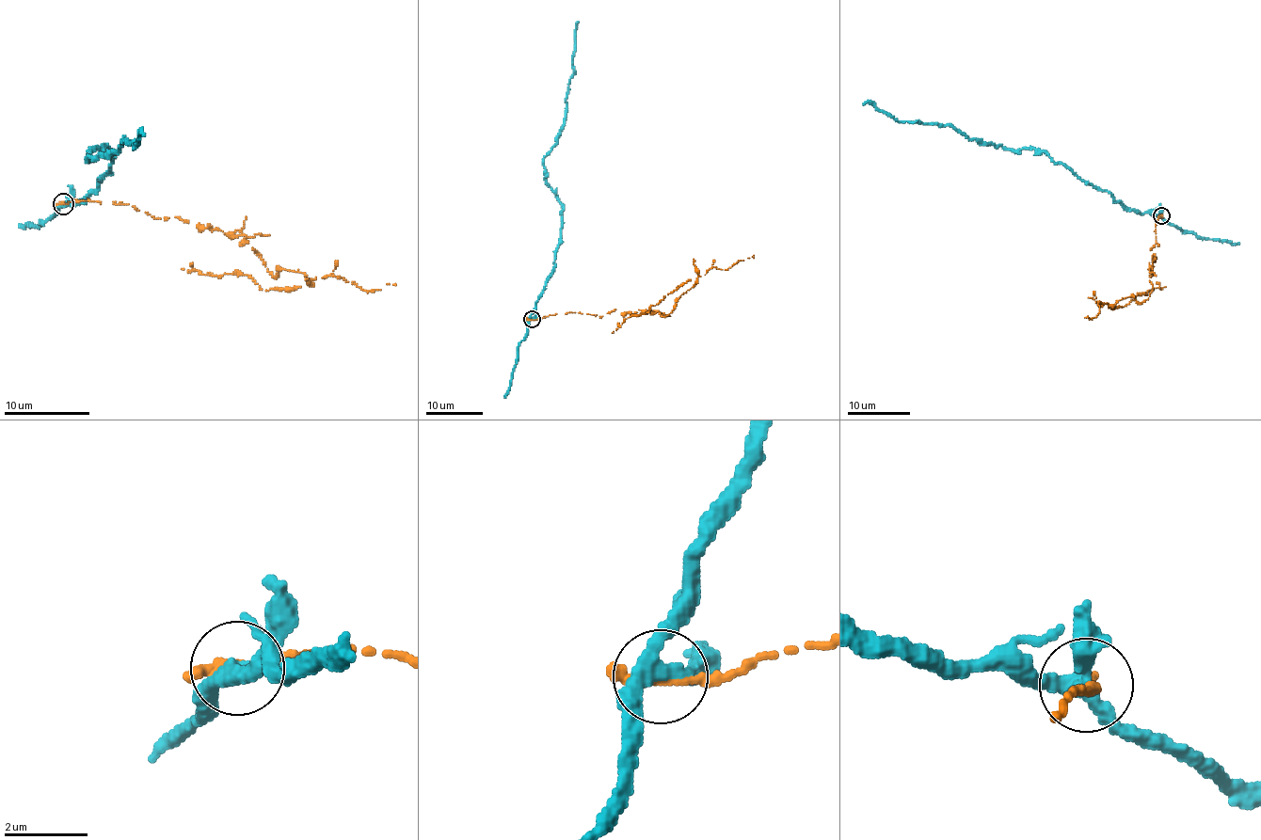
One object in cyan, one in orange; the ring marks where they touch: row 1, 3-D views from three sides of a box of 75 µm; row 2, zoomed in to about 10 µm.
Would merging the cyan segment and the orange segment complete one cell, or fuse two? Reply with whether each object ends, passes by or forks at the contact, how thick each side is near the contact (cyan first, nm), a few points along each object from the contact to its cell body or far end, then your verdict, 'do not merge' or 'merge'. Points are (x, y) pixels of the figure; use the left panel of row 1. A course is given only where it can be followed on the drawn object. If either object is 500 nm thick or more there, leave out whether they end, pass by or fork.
cyan forks | orange passes by | 320/200 nm | cyan via (64, 204), (72, 206), (108, 175), (114, 153), (91, 150), (87, 161), (123, 139), (135, 149), (145, 135) | orange via (64, 203), (115, 201), (244, 235), (274, 277), (282, 269), (307, 283), (268, 291), (235, 272), (182, 269) | do not merge

